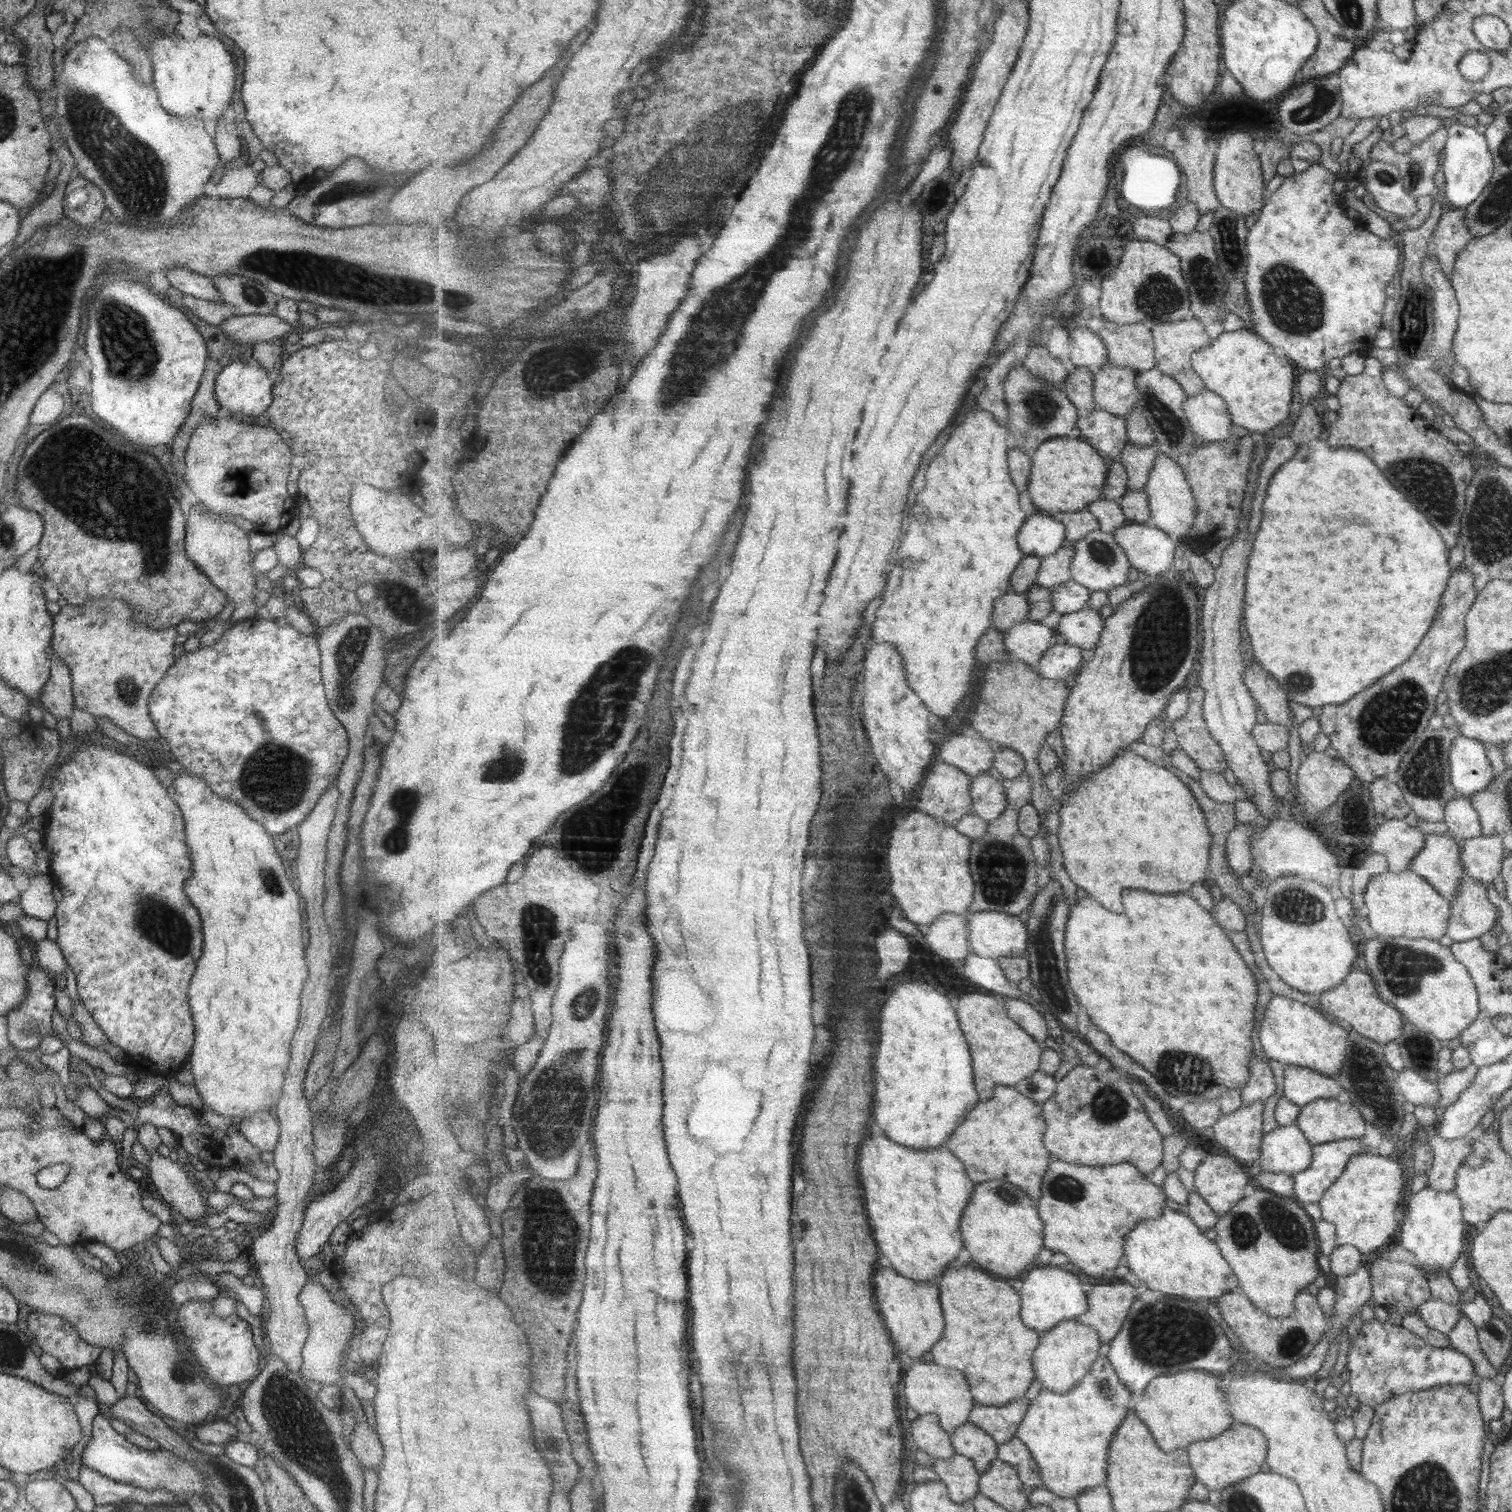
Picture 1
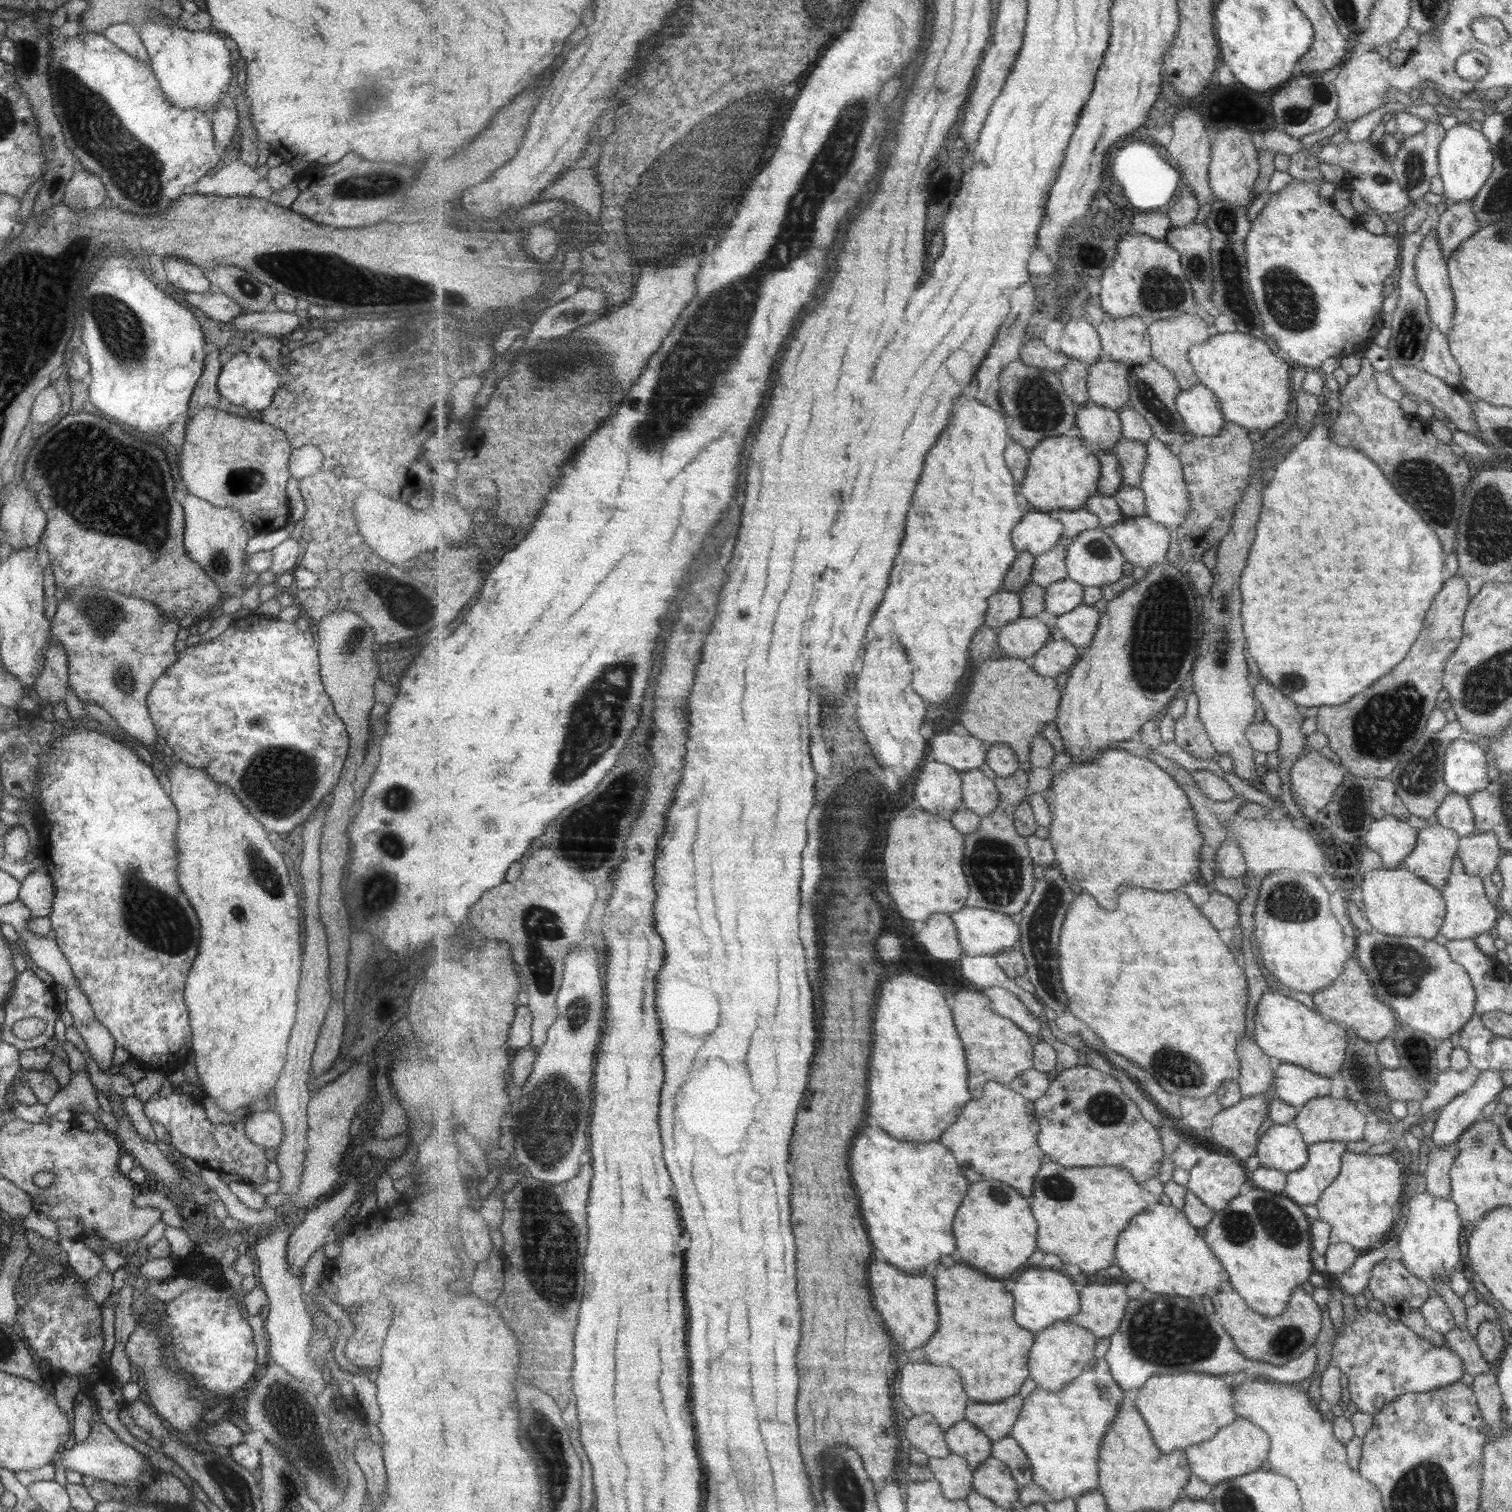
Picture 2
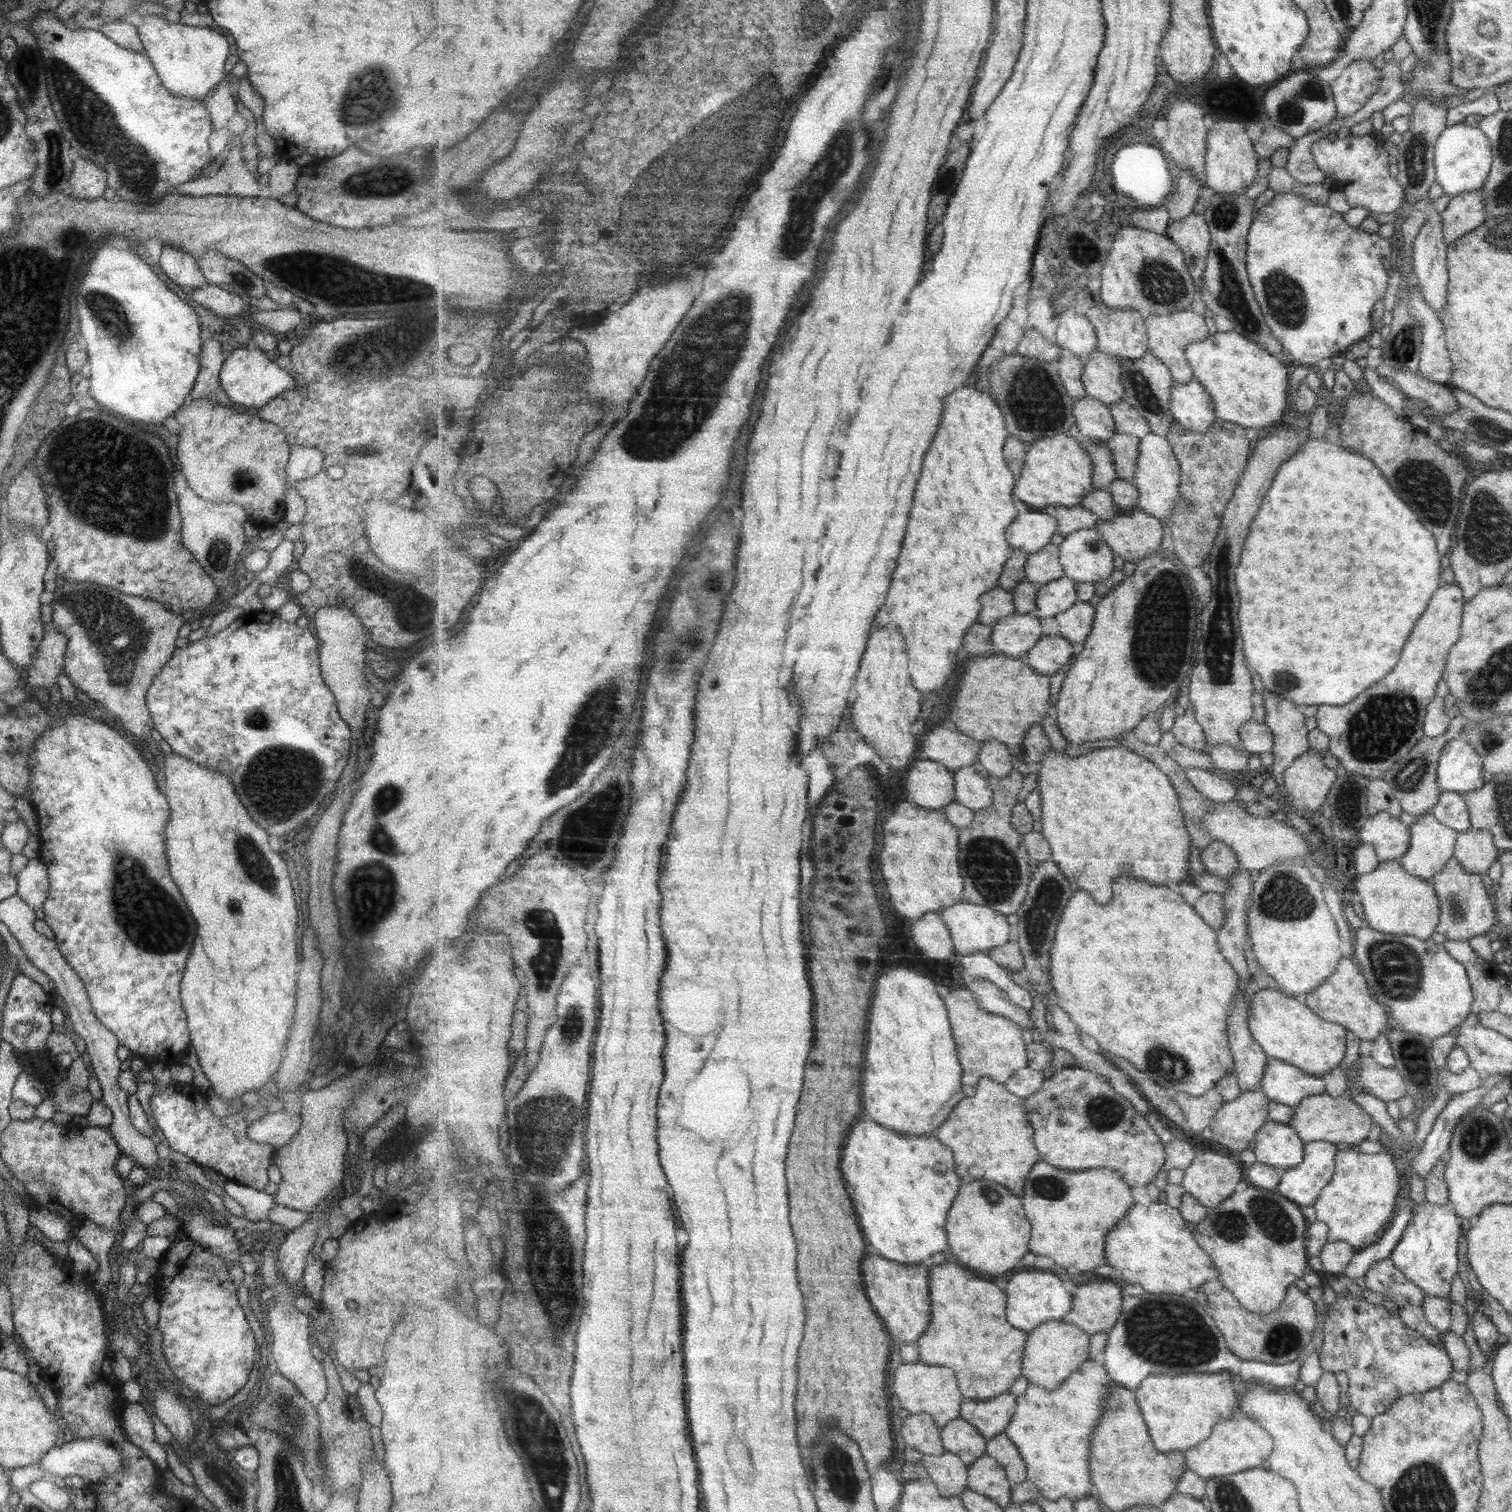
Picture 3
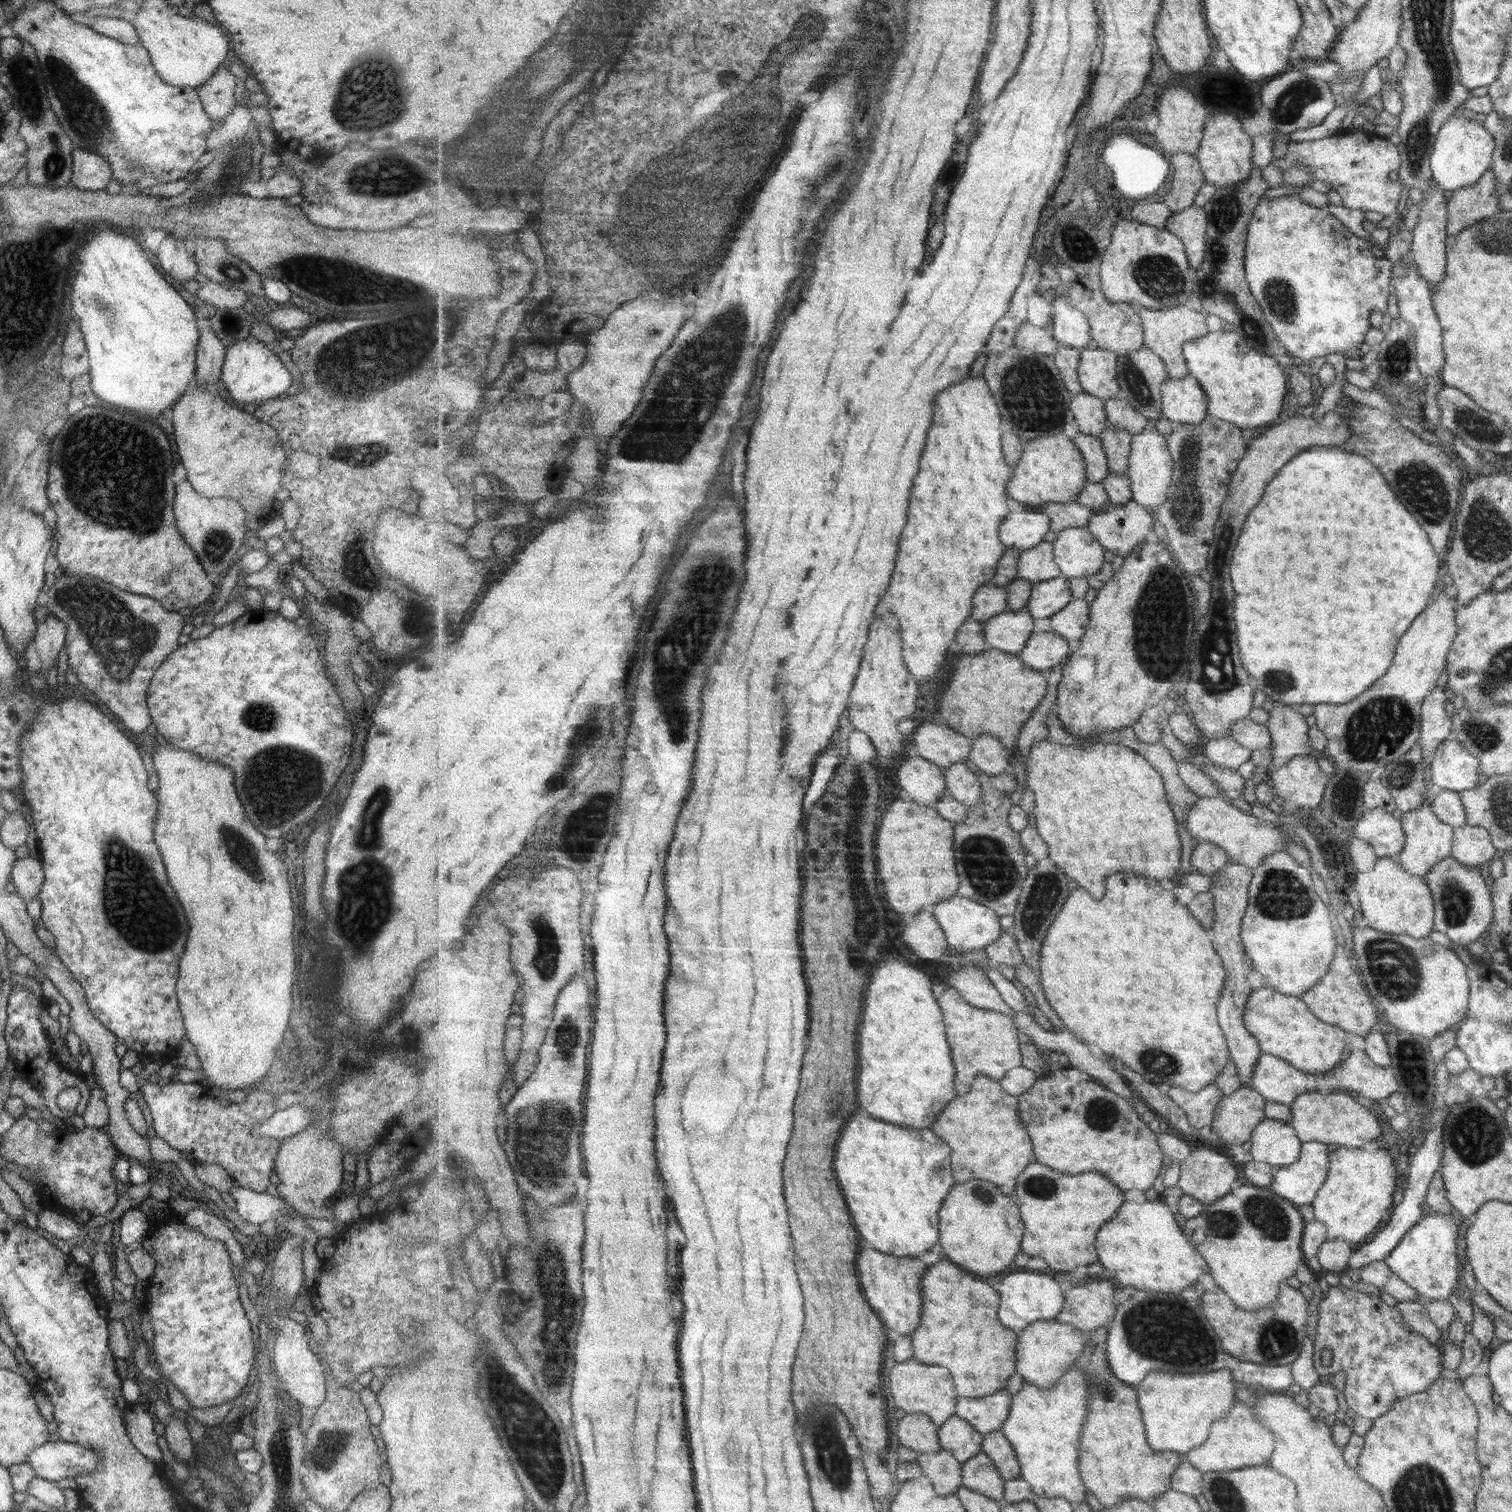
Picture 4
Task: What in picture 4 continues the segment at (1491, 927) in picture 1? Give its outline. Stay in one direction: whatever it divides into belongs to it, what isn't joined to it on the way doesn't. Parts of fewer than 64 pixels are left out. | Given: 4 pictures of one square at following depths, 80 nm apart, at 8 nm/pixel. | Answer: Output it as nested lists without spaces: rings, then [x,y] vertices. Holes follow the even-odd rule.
[[[1448,856],[1432,866],[1422,879],[1433,899],[1432,930],[1442,932],[1454,944],[1464,947],[1470,942],[1479,940],[1479,934],[1487,931],[1492,921],[1489,884],[1479,875],[1479,867],[1465,866]]]

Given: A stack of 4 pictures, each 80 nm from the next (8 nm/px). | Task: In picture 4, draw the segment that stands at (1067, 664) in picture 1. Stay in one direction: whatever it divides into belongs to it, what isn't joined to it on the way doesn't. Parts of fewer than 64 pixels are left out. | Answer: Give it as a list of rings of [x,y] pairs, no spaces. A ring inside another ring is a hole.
[[[1055,631],[1033,632],[1028,645],[1018,656],[1035,671],[1045,669],[1051,672],[1053,668],[1065,664],[1070,658],[1072,652],[1067,641]]]

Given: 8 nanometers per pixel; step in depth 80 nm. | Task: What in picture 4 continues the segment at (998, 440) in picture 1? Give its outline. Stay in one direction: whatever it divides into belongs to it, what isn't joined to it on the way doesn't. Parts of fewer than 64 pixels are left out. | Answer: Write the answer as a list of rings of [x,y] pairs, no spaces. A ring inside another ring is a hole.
[[[968,376],[965,382],[937,396],[937,422],[933,422],[933,430],[929,432],[929,446],[925,448],[925,458],[921,458],[921,474],[917,476],[917,486],[913,486],[909,526],[901,534],[901,558],[897,558],[893,586],[889,586],[889,594],[885,593],[885,600],[881,600],[881,608],[877,610],[877,614],[889,611],[901,622],[901,632],[905,634],[904,659],[919,682],[931,682],[943,674],[949,646],[955,642],[961,626],[972,617],[974,596],[982,586],[992,584],[1005,554],[1000,526],[1011,513],[1007,506],[1008,482],[1014,475],[1004,455],[1006,428],[996,398],[983,376]]]

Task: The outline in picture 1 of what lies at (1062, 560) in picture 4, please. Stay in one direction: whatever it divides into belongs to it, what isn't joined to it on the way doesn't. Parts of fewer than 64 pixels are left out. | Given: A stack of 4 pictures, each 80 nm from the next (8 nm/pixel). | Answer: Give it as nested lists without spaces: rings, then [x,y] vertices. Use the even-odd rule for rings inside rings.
[[[1101,529],[1094,530],[1089,536],[1073,544],[1073,546],[1076,550],[1072,562],[1073,580],[1088,587],[1090,591],[1109,591],[1128,582],[1127,578],[1129,578],[1132,562],[1113,533]]]

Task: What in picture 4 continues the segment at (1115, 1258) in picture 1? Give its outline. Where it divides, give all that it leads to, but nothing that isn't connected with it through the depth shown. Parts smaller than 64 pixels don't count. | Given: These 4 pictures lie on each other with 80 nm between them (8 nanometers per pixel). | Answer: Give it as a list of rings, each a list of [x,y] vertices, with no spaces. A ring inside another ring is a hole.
[[[1037,1160],[1031,1162],[1024,1172],[1025,1174],[1021,1174],[1021,1182],[1017,1182],[1017,1194],[1015,1194],[1017,1204],[1021,1206],[1021,1216],[1025,1218],[1025,1250],[1023,1252],[1029,1256],[1041,1256],[1047,1260],[1053,1270],[1067,1272],[1067,1274],[1080,1266],[1095,1264],[1099,1260],[1097,1246],[1095,1246],[1099,1228],[1111,1221],[1124,1206],[1124,1190],[1101,1173],[1091,1171],[1076,1175],[1061,1174],[1061,1171],[1053,1170],[1053,1167]]]

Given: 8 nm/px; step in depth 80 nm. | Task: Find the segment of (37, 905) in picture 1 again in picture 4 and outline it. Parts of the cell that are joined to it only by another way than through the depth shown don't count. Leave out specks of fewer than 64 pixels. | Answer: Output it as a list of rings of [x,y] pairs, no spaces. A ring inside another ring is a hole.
[[[28,856],[14,861],[10,877],[16,894],[27,901],[39,895],[39,889],[43,885],[44,872],[39,859]]]

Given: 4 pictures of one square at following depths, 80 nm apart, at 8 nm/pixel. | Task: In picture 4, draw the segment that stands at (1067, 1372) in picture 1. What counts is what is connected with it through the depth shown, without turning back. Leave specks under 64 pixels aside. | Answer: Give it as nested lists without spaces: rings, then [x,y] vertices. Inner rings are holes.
[[[1057,1320],[1034,1322],[1019,1333],[1019,1338],[1016,1363],[1018,1373],[1025,1378],[1027,1383],[1047,1389],[1055,1386],[1060,1378],[1075,1366],[1088,1342],[1087,1333],[1076,1326]]]

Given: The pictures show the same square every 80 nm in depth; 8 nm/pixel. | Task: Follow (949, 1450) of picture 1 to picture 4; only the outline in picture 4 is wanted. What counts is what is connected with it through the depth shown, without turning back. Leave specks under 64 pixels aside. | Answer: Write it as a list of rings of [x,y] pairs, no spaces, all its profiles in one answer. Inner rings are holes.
[[[906,1413],[897,1420],[896,1434],[901,1444],[918,1453],[937,1453],[942,1449],[940,1427],[925,1413]]]

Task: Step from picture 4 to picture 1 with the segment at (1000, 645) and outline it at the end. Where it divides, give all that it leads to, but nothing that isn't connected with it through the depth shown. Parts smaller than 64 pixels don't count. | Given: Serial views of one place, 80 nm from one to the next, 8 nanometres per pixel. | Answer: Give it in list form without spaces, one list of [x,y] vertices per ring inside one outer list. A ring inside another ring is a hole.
[[[1026,619],[1004,632],[1004,643],[1016,659],[1031,664],[1039,664],[1041,657],[1055,645],[1055,629],[1044,626],[1039,621]]]

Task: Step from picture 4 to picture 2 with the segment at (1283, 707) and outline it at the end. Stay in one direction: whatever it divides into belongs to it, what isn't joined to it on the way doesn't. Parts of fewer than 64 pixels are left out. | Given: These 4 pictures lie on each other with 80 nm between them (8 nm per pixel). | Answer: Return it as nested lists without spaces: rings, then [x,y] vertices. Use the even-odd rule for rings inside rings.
[[[1263,677],[1259,678],[1259,680],[1251,681],[1253,687],[1252,697],[1259,701],[1260,709],[1264,712],[1264,721],[1278,730],[1279,743],[1277,746],[1278,749],[1275,751],[1277,751],[1281,760],[1275,770],[1281,781],[1280,787],[1283,790],[1287,790],[1287,788],[1290,788],[1290,766],[1307,749],[1306,736],[1303,735],[1300,729],[1302,720],[1304,719],[1303,714],[1297,709],[1297,705],[1290,698],[1283,696],[1283,693],[1278,688],[1270,685]]]

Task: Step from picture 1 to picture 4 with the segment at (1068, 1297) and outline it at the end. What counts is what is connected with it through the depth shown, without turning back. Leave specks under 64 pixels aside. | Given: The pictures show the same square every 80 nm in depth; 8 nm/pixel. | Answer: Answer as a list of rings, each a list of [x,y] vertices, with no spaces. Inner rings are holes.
[[[1038,1271],[1009,1273],[1002,1280],[998,1291],[1001,1295],[1001,1322],[1018,1334],[1034,1322],[1055,1320],[1064,1312],[1066,1306],[1064,1289],[1060,1282]]]

